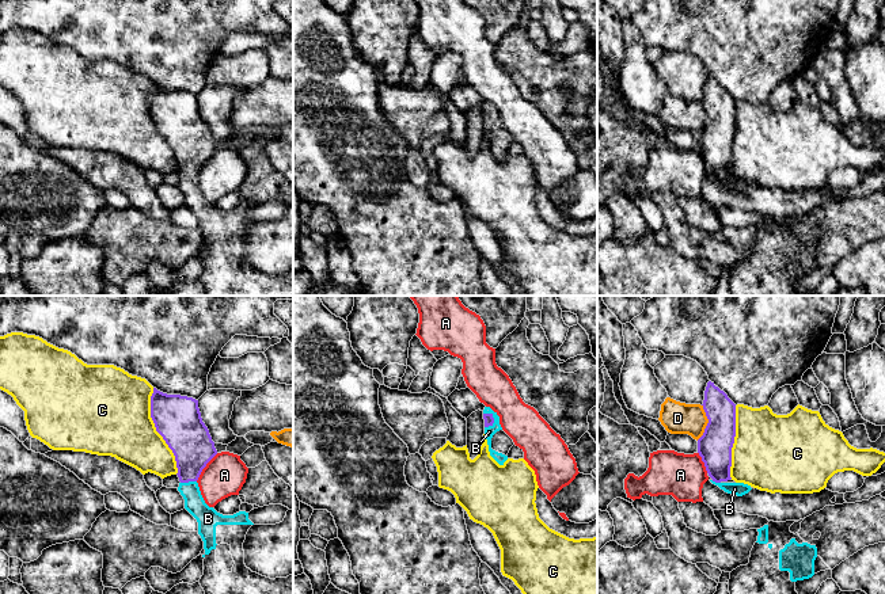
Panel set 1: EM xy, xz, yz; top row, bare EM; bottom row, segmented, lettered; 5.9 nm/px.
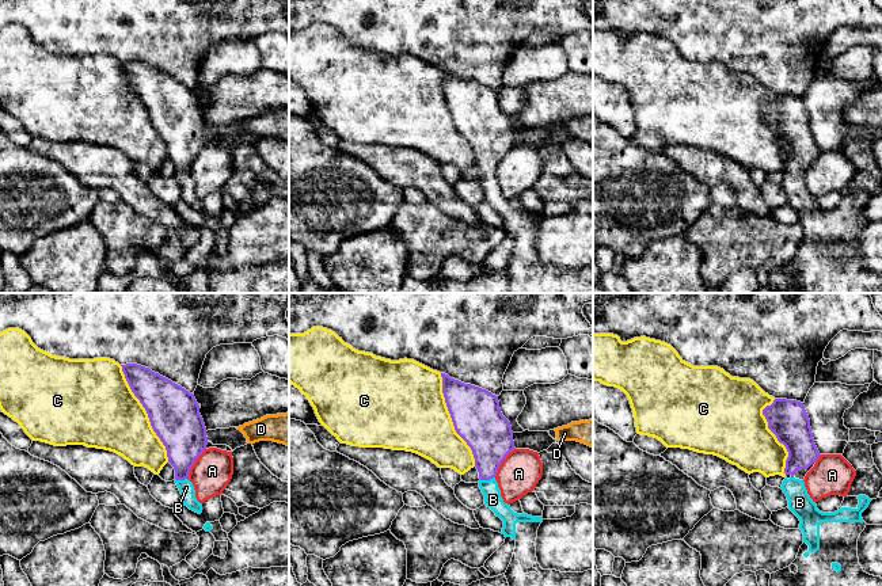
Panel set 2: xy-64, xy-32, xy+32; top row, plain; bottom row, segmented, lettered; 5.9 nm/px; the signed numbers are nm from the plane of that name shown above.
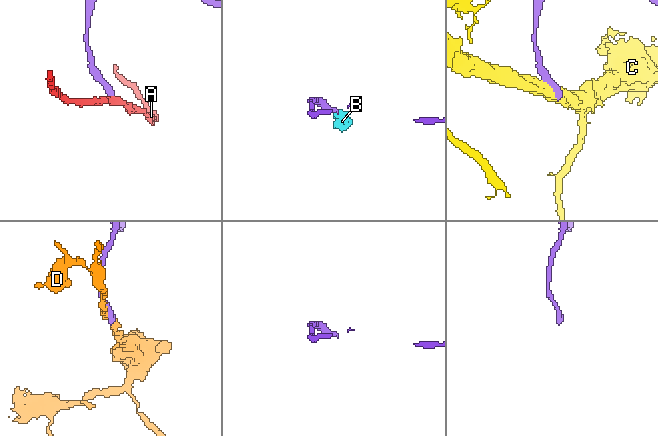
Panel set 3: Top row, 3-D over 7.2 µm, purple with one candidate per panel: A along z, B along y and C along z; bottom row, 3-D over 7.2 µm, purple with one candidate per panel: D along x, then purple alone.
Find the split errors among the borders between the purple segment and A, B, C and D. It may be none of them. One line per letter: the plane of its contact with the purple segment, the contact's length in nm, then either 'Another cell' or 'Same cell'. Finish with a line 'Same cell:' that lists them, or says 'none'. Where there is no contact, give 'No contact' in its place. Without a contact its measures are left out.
A: Touches purple in xy. Shared border 220 nm. Another cell
B: Touches purple in xz. Shared border 100 nm. Same cell
C: Touches purple in xy. Shared border 550 nm. Another cell
D: Touches purple in yz. Shared border 220 nm. Another cell
Same cell: B

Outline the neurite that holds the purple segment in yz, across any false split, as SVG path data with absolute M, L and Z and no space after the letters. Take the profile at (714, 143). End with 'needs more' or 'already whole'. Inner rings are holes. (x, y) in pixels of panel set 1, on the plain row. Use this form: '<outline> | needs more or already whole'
M709 77L702 102L709 119L698 136L698 149L711 174L710 178L728 190L742 193L752 186L751 182L729 178L736 133L736 100Z | needs more

